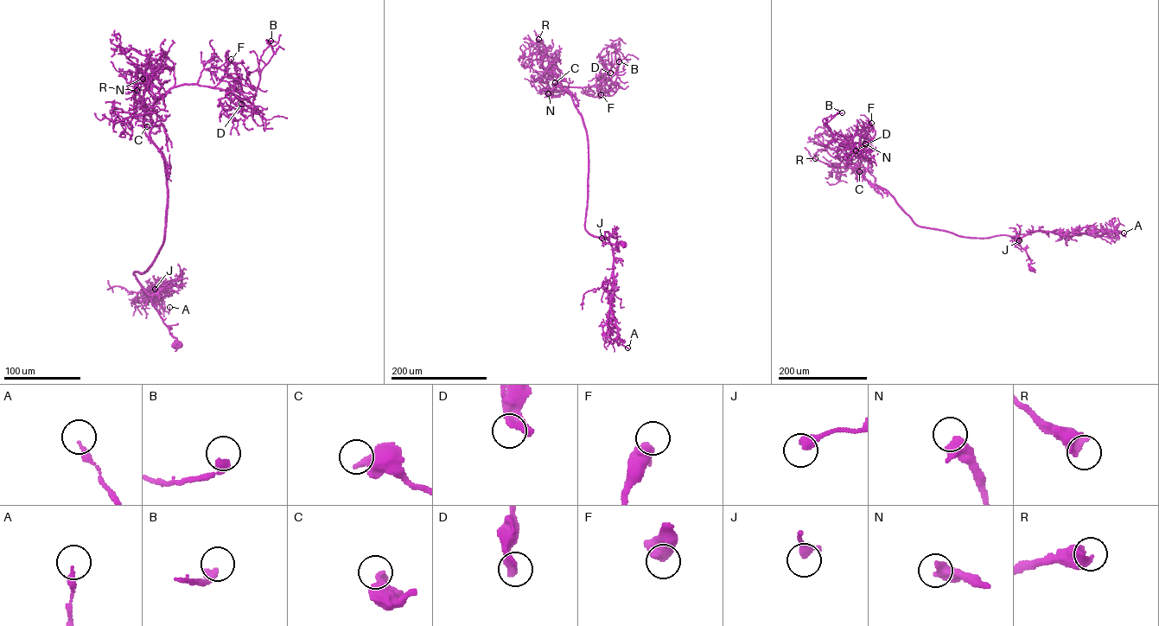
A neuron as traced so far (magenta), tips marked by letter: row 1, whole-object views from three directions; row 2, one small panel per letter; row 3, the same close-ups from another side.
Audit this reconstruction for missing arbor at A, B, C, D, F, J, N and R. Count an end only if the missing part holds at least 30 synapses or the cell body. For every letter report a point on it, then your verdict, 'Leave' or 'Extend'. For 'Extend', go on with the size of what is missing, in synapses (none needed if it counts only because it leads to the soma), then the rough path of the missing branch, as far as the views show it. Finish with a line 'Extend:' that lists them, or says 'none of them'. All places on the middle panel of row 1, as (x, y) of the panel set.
A: Place: (627, 348). Leave
B: Place: (619, 61). Extend. Roughly 30 synapses
C: Place: (555, 82). Leave
D: Place: (610, 73). Leave
F: Place: (601, 94). Leave
J: Place: (601, 238). Leave
N: Place: (548, 93). Leave
R: Place: (538, 39). Extend. Roughly 45 synapses. Course of what is missing: (538, 39), (550, 42)
Extend: B, R

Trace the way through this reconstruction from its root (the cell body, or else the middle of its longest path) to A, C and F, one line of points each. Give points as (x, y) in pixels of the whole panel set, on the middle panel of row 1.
A: (622, 244), (605, 243), (601, 239), (607, 238), (613, 252), (609, 302), (616, 341), (627, 348)
C: (622, 244), (620, 241), (614, 245), (605, 243), (585, 228), (589, 169), (587, 132), (569, 93), (555, 82)
F: (622, 244), (605, 243), (585, 228), (587, 131), (569, 93), (552, 85), (582, 87), (593, 97), (601, 94)

